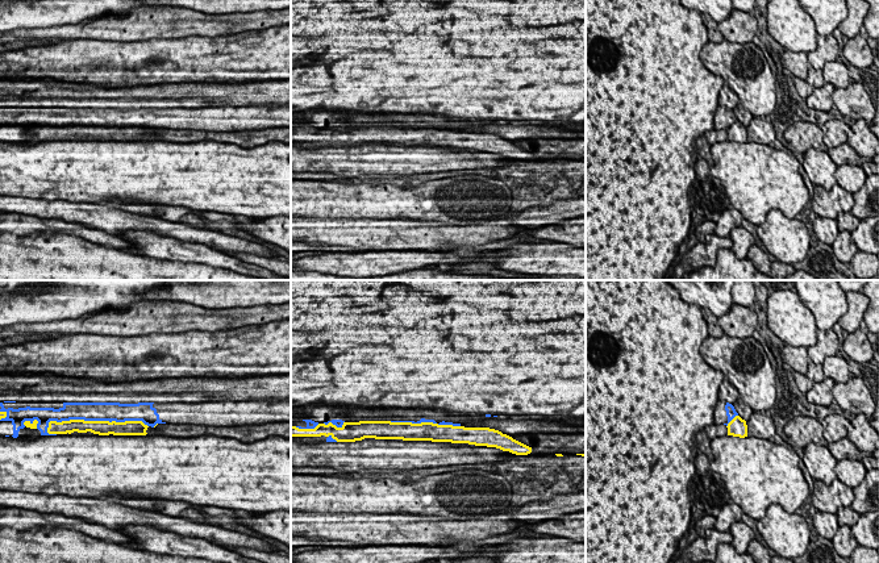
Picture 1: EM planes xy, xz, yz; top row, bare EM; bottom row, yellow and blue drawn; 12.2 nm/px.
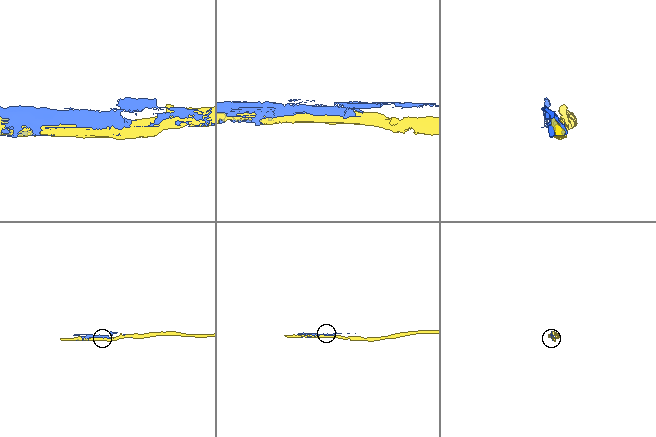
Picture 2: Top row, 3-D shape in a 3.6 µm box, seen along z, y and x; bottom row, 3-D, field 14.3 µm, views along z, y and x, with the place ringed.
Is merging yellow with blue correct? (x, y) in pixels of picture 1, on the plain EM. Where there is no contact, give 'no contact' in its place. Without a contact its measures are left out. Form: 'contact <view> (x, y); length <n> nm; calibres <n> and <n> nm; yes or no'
contact xy (94, 126); length 1250 nm; calibres 190 and 220 nm; no

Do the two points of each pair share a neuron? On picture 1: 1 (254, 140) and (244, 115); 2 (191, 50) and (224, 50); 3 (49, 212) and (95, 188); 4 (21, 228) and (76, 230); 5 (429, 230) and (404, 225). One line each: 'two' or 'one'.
1: two
2: one
3: two
4: one
5: one

